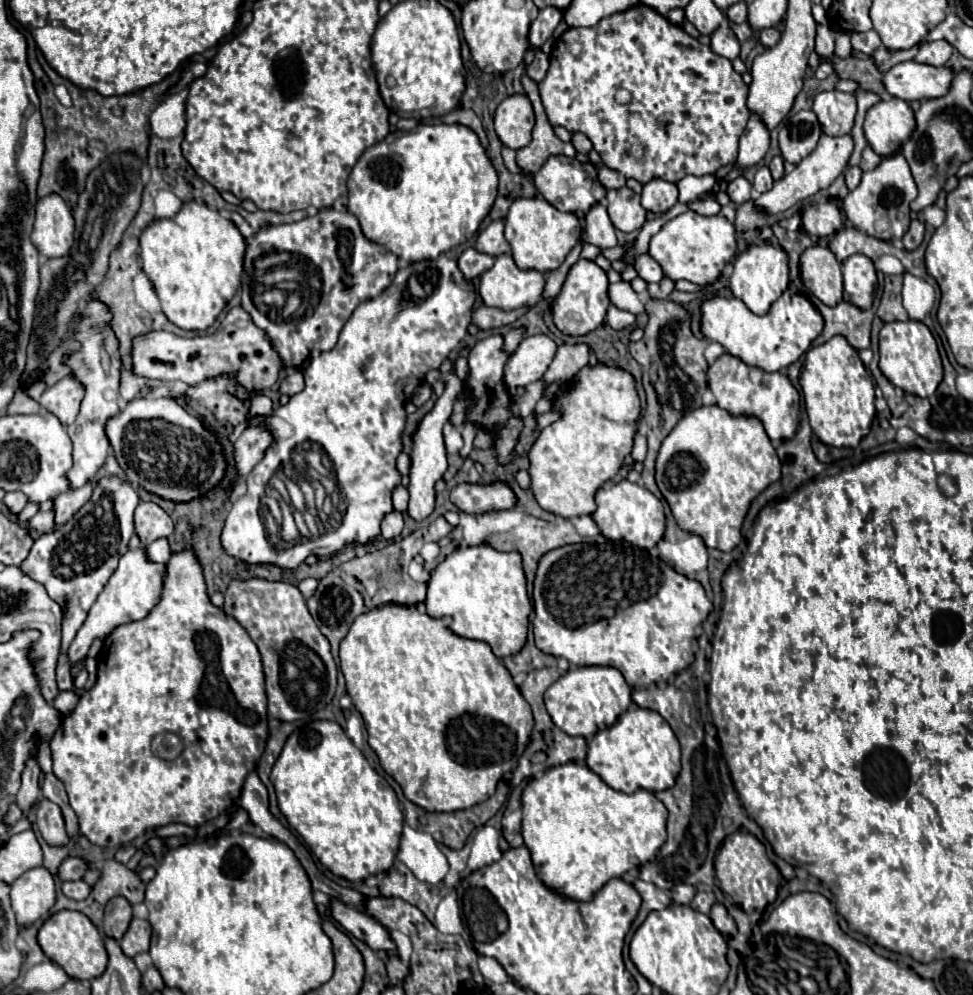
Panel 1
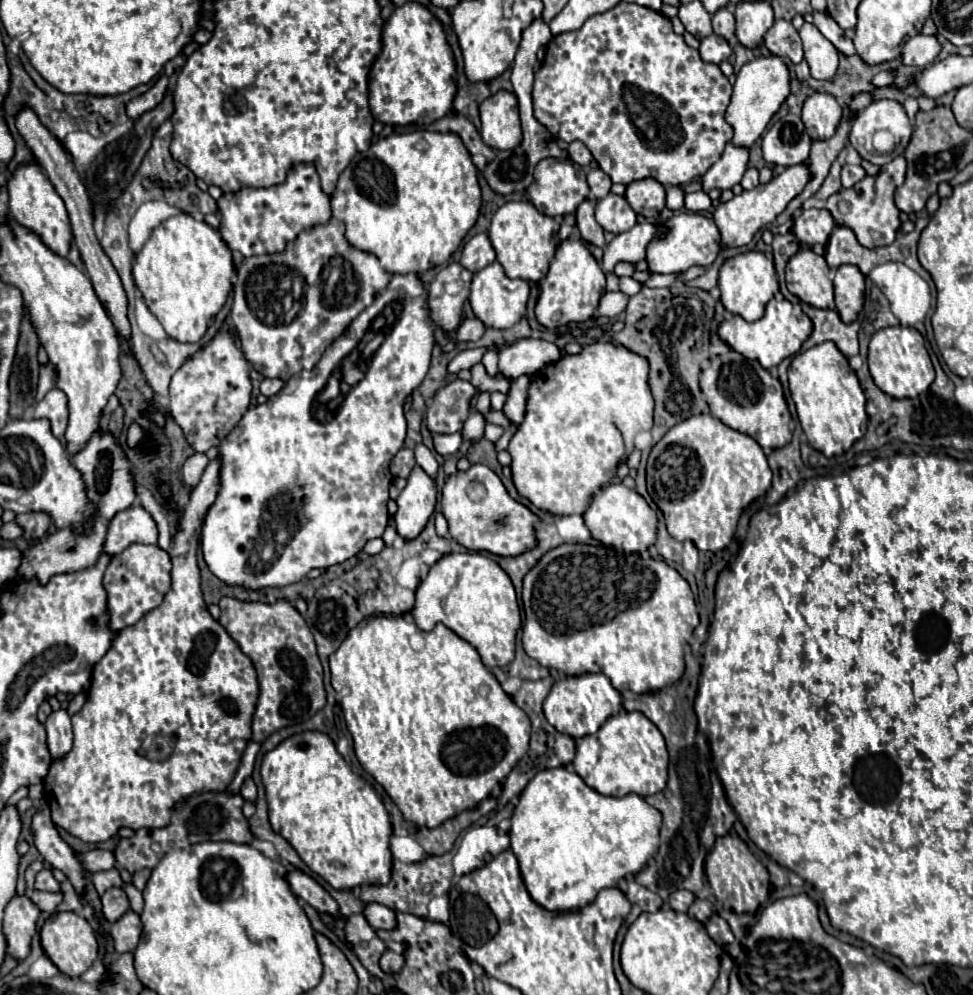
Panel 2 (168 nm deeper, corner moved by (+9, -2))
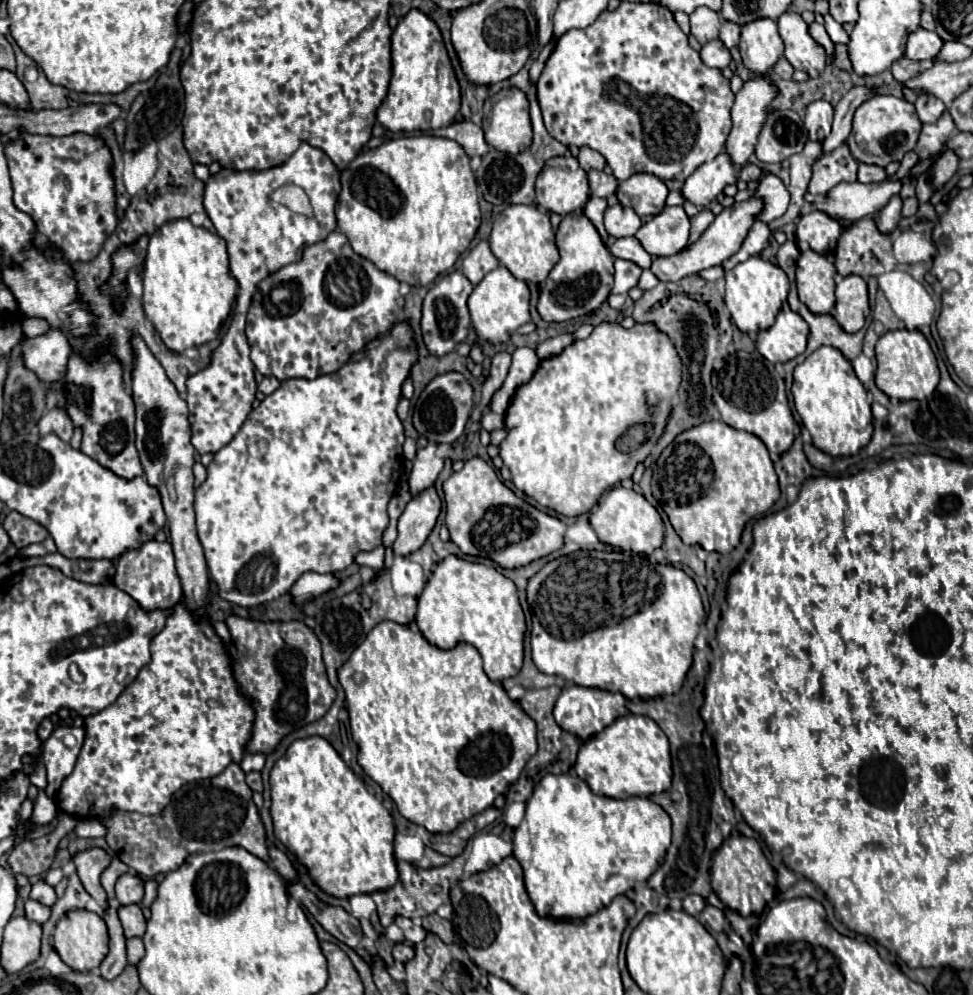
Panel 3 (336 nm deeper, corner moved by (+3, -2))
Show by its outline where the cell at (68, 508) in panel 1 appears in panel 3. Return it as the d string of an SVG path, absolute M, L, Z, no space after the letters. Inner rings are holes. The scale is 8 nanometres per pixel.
M9 512L3 520L3 528L17 548L25 548L33 542L43 542L47 538L47 530L43 530L43 526L31 522L31 518L23 518L19 512Z

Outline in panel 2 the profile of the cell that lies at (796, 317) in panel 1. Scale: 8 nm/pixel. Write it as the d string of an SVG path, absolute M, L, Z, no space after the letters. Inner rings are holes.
M773 298L765 308L763 318L759 318L755 322L747 322L735 314L717 326L717 336L725 344L729 344L735 352L739 352L741 356L745 356L749 360L757 360L765 370L769 370L773 366L779 366L785 358L797 354L801 344L809 338L811 330L813 330L813 322L801 310L799 304L791 304L785 298L781 298L781 300Z

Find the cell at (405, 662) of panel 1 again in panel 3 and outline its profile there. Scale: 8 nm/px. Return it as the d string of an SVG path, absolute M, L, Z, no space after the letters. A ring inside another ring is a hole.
M381 622L375 626L365 642L351 654L351 658L343 664L339 670L339 682L347 696L347 710L349 710L349 724L351 724L351 738L357 744L357 762L369 774L381 788L387 792L393 802L397 804L399 812L413 824L419 824L427 828L433 834L449 834L455 830L461 822L469 820L471 816L483 812L485 808L493 806L495 798L503 794L509 786L513 786L519 780L521 770L525 768L527 760L537 752L537 728L535 722L523 712L523 708L513 702L501 684L491 682L483 670L483 662L479 652L471 644L457 644L453 650L441 650L433 644L429 644L421 632L413 632L409 626L399 626L397 622Z

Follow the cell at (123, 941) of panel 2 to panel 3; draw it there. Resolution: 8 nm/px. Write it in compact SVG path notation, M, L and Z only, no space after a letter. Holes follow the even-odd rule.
M127 904L127 906L119 906L117 910L125 938L133 938L133 936L143 936L145 930L145 916L141 912L139 904Z

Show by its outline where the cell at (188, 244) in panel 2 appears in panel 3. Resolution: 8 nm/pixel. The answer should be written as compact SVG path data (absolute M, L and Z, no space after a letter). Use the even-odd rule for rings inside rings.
M189 220L167 222L151 236L143 270L143 310L167 350L179 354L215 340L231 314L235 296L237 282L227 274L223 238L195 228Z

